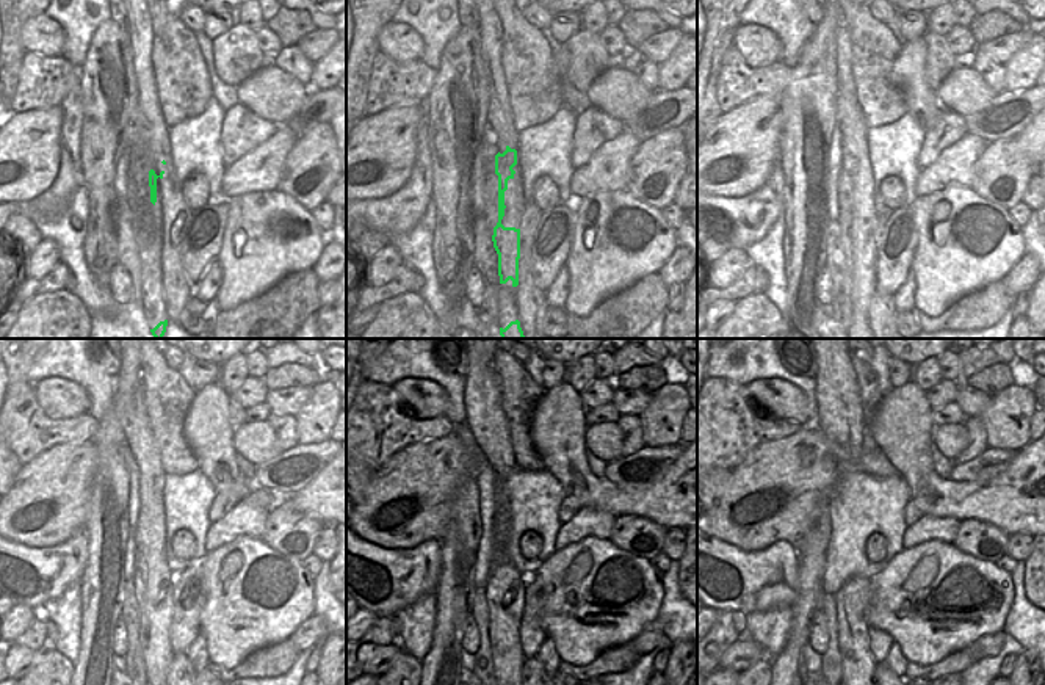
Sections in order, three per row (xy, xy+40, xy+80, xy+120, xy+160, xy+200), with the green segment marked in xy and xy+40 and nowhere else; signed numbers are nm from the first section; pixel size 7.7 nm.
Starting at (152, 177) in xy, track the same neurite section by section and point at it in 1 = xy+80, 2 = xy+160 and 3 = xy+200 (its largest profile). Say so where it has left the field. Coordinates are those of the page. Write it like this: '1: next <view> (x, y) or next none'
1: next xy+80 (859, 243)
2: next xy+160 (486, 419)
3: next xy+200 (840, 417)

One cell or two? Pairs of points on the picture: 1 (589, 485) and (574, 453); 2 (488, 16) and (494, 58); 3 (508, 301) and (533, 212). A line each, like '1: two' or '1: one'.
1: one
2: one
3: two

